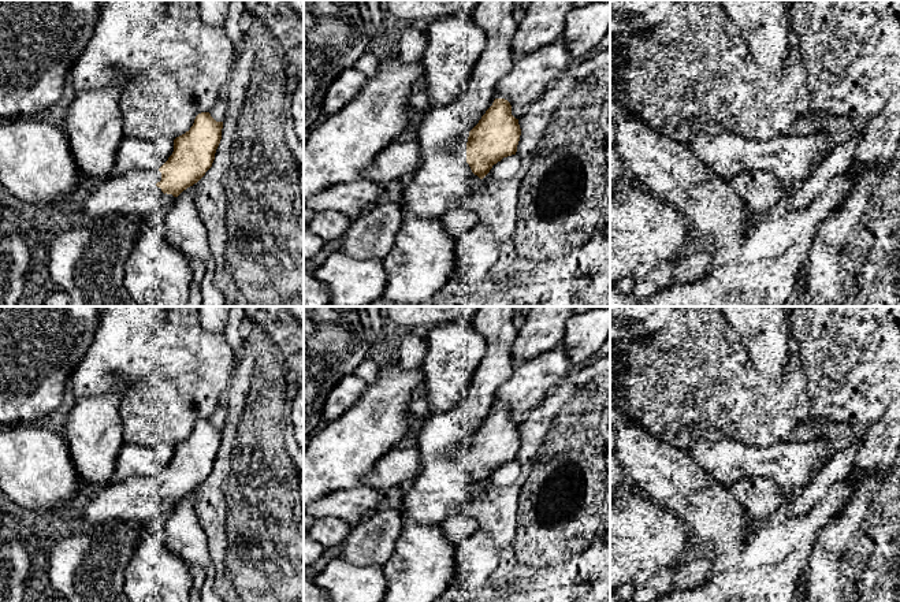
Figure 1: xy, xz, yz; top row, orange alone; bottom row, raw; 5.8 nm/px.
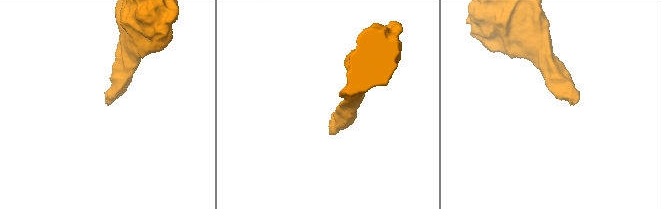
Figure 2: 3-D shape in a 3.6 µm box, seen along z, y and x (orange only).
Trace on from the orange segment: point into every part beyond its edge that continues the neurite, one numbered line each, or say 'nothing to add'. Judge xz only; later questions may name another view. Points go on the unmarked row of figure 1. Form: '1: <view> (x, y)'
nothing to add

